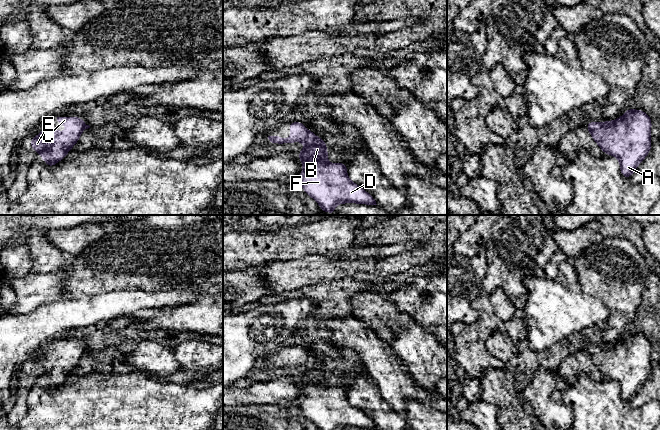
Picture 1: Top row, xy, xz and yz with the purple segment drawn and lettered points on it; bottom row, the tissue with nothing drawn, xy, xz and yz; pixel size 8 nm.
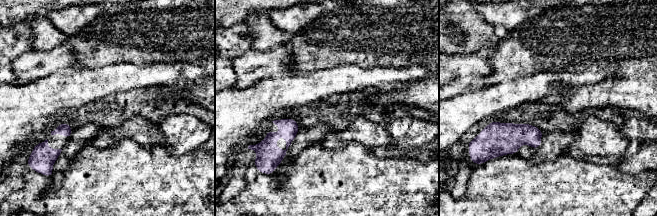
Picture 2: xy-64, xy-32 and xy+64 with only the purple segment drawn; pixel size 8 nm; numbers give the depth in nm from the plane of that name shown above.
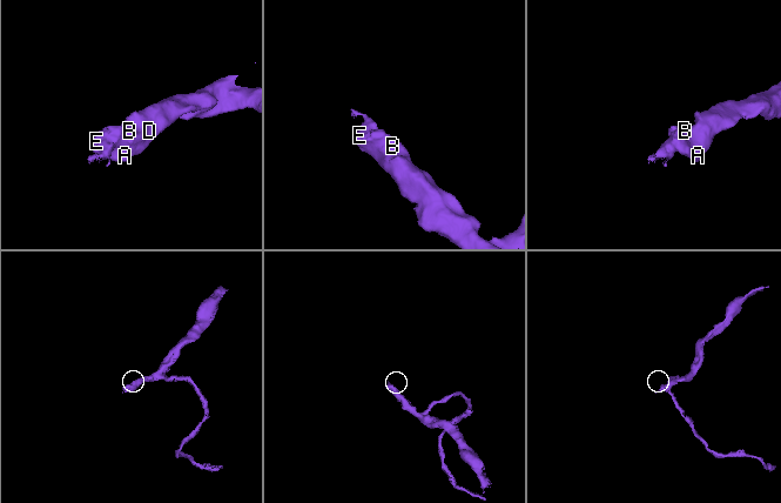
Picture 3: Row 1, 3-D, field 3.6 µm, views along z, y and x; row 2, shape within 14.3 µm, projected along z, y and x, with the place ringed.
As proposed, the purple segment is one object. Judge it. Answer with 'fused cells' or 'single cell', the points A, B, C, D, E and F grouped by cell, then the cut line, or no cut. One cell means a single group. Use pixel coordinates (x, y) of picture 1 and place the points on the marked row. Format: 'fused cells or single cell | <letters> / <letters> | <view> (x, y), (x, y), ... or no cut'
single cell | A B C D E F | no cut

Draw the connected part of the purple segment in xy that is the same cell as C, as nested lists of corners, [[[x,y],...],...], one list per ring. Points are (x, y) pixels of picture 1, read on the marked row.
[[[57,117],[57,121],[68,129],[59,132],[55,127],[48,127],[37,136],[31,137],[31,149],[41,155],[48,167],[63,160],[79,141],[82,132],[90,128],[81,117]]]

